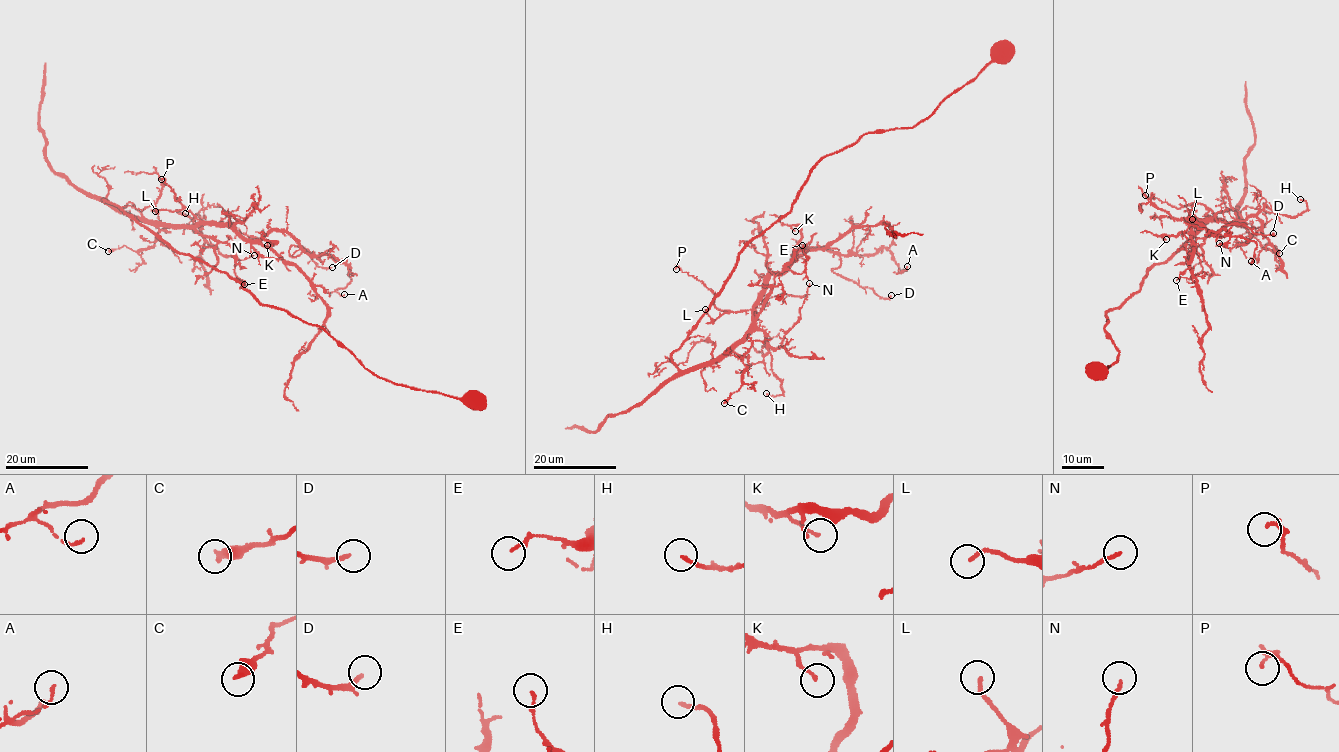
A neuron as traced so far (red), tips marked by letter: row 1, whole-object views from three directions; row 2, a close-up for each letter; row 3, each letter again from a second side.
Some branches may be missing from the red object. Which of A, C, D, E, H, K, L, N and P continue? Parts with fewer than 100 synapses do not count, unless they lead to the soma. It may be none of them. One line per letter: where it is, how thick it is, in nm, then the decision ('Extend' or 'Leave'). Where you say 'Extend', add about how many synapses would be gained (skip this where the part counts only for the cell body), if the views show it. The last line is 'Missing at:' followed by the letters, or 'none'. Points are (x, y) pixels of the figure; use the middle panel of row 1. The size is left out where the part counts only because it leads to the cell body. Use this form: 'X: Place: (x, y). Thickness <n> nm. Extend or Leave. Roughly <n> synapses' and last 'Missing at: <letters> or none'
A: Place: (907, 266). Thickness 100 nm. Leave
C: Place: (724, 403). Thickness 400 nm. Leave
D: Place: (891, 295). Thickness 130 nm. Leave
E: Place: (802, 245). Thickness 140 nm. Leave
H: Place: (766, 393). Thickness 170 nm. Leave
K: Place: (795, 231). Thickness 110 nm. Leave
L: Place: (705, 309). Thickness 160 nm. Leave
N: Place: (809, 283). Thickness 120 nm. Leave
P: Place: (676, 269). Thickness 190 nm. Leave
Missing at: none

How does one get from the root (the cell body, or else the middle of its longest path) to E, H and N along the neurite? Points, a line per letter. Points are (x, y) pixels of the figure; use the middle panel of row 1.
E: (1005, 50), (912, 127), (818, 163), (672, 354), (679, 368), (741, 338), (774, 277), (803, 272), (802, 245)
H: (1005, 50), (912, 127), (869, 132), (818, 163), (672, 354), (687, 370), (762, 331), (783, 393), (766, 393)
N: (1005, 50), (912, 127), (818, 163), (673, 362), (720, 359), (755, 330), (777, 348), (809, 283)

